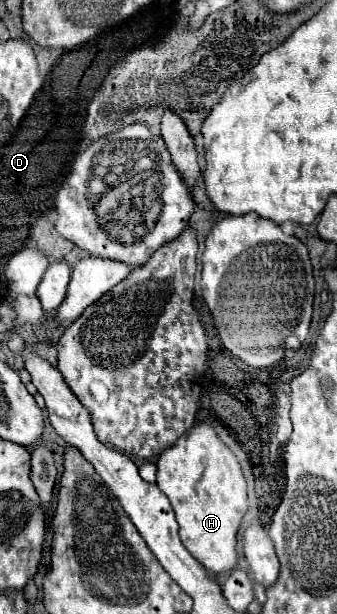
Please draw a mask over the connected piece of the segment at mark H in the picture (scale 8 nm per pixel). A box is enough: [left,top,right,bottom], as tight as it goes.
[157,423,247,575]

